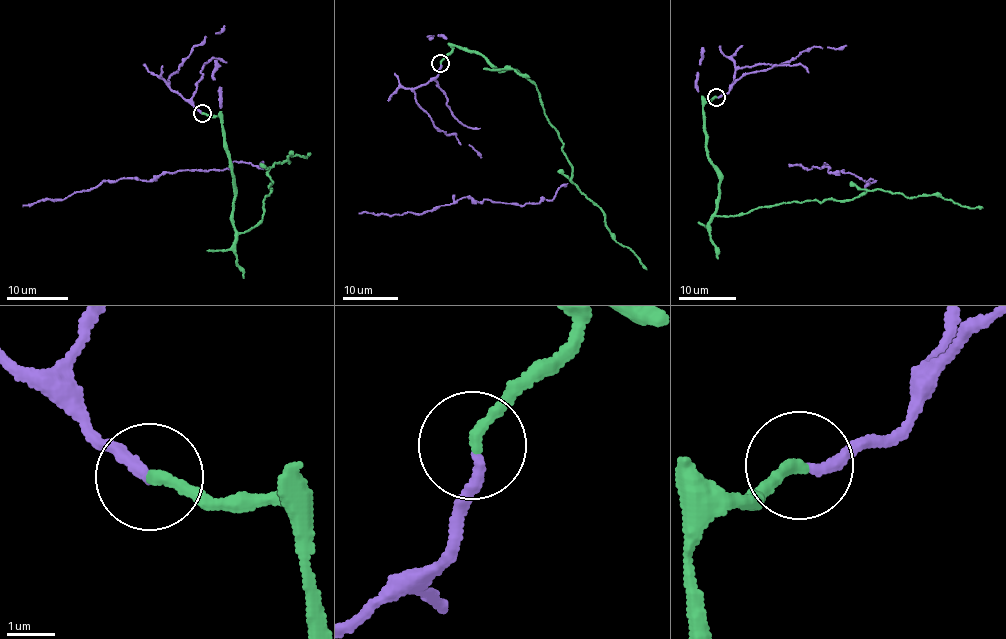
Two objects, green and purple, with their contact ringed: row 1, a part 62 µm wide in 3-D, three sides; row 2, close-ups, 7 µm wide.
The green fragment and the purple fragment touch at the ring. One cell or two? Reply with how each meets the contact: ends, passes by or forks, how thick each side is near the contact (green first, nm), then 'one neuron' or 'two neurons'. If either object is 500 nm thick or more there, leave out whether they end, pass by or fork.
green ends | purple ends | 240/200 nm | one neuron

